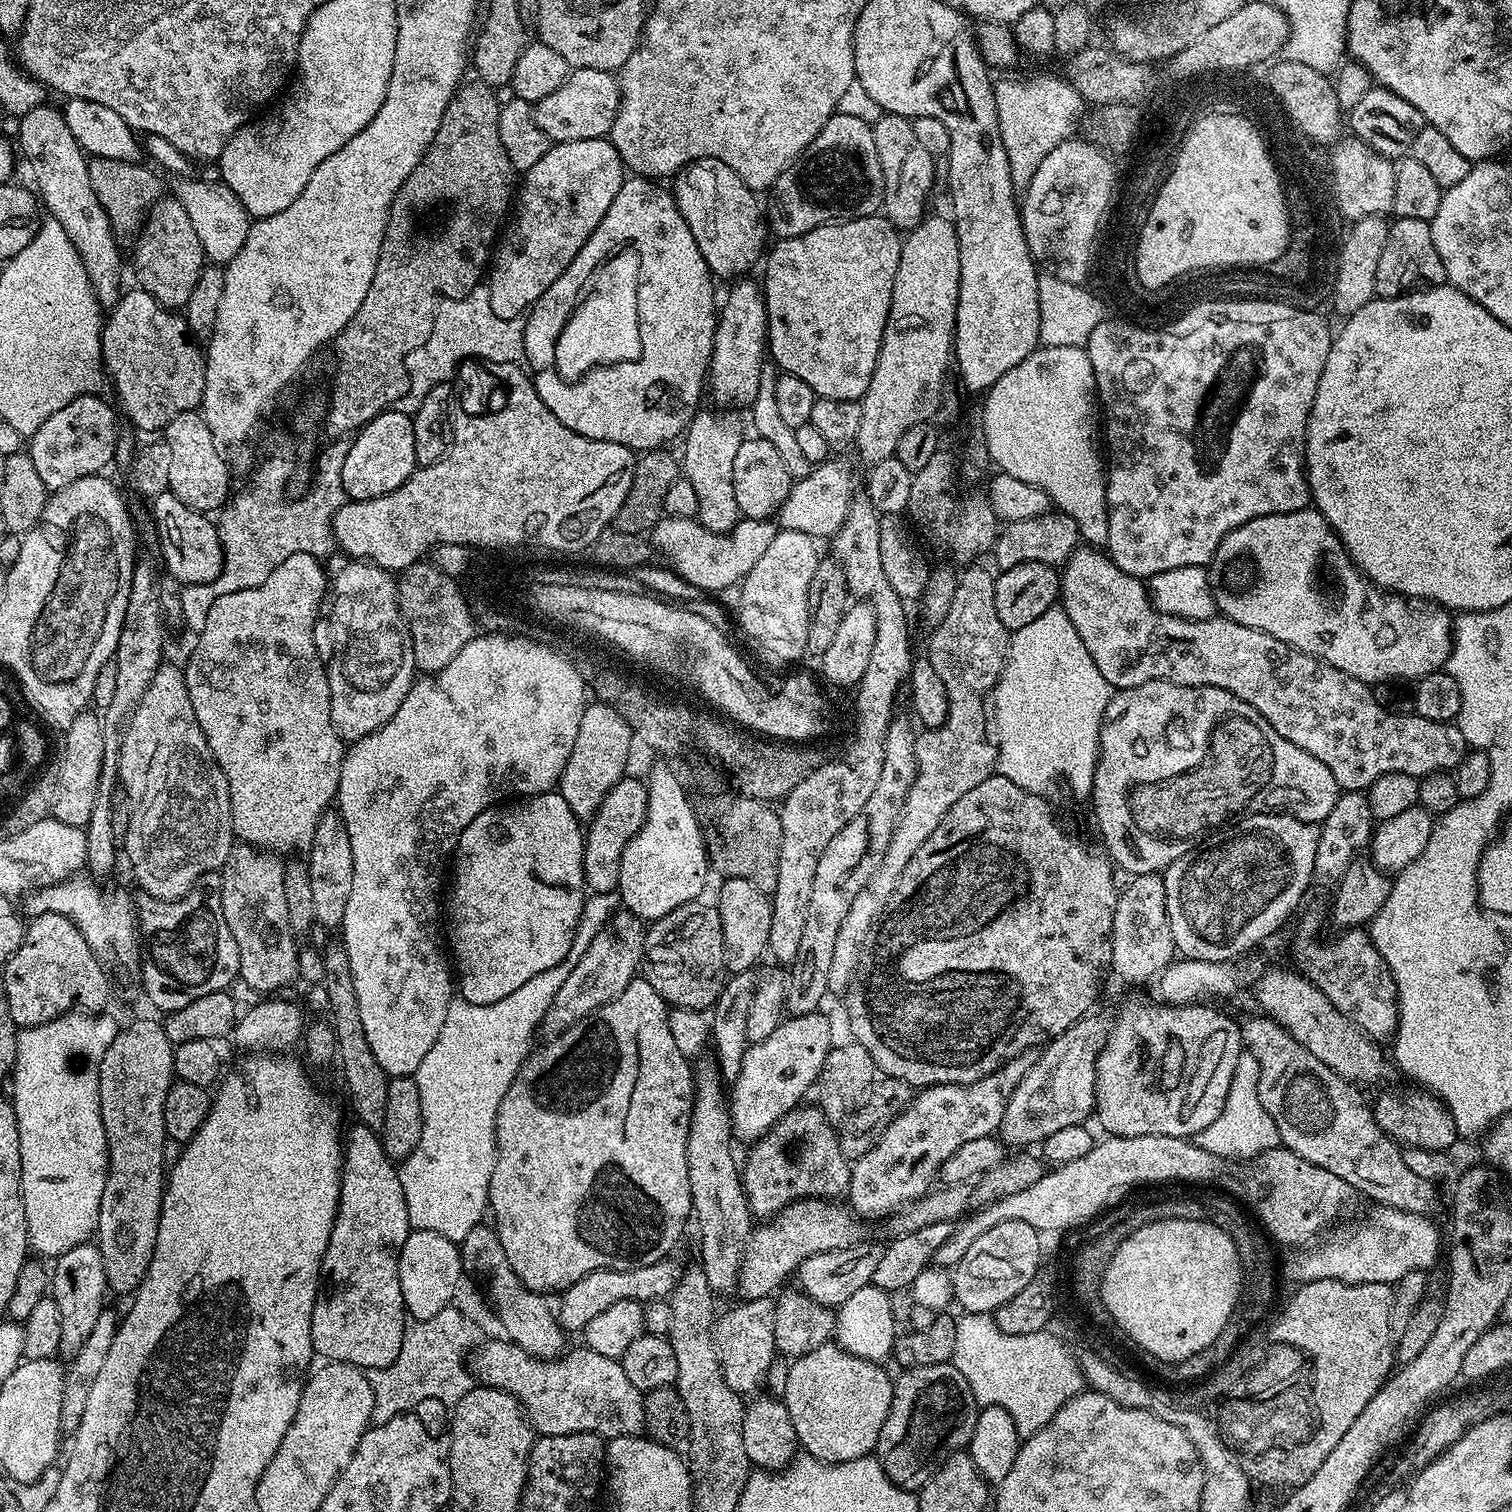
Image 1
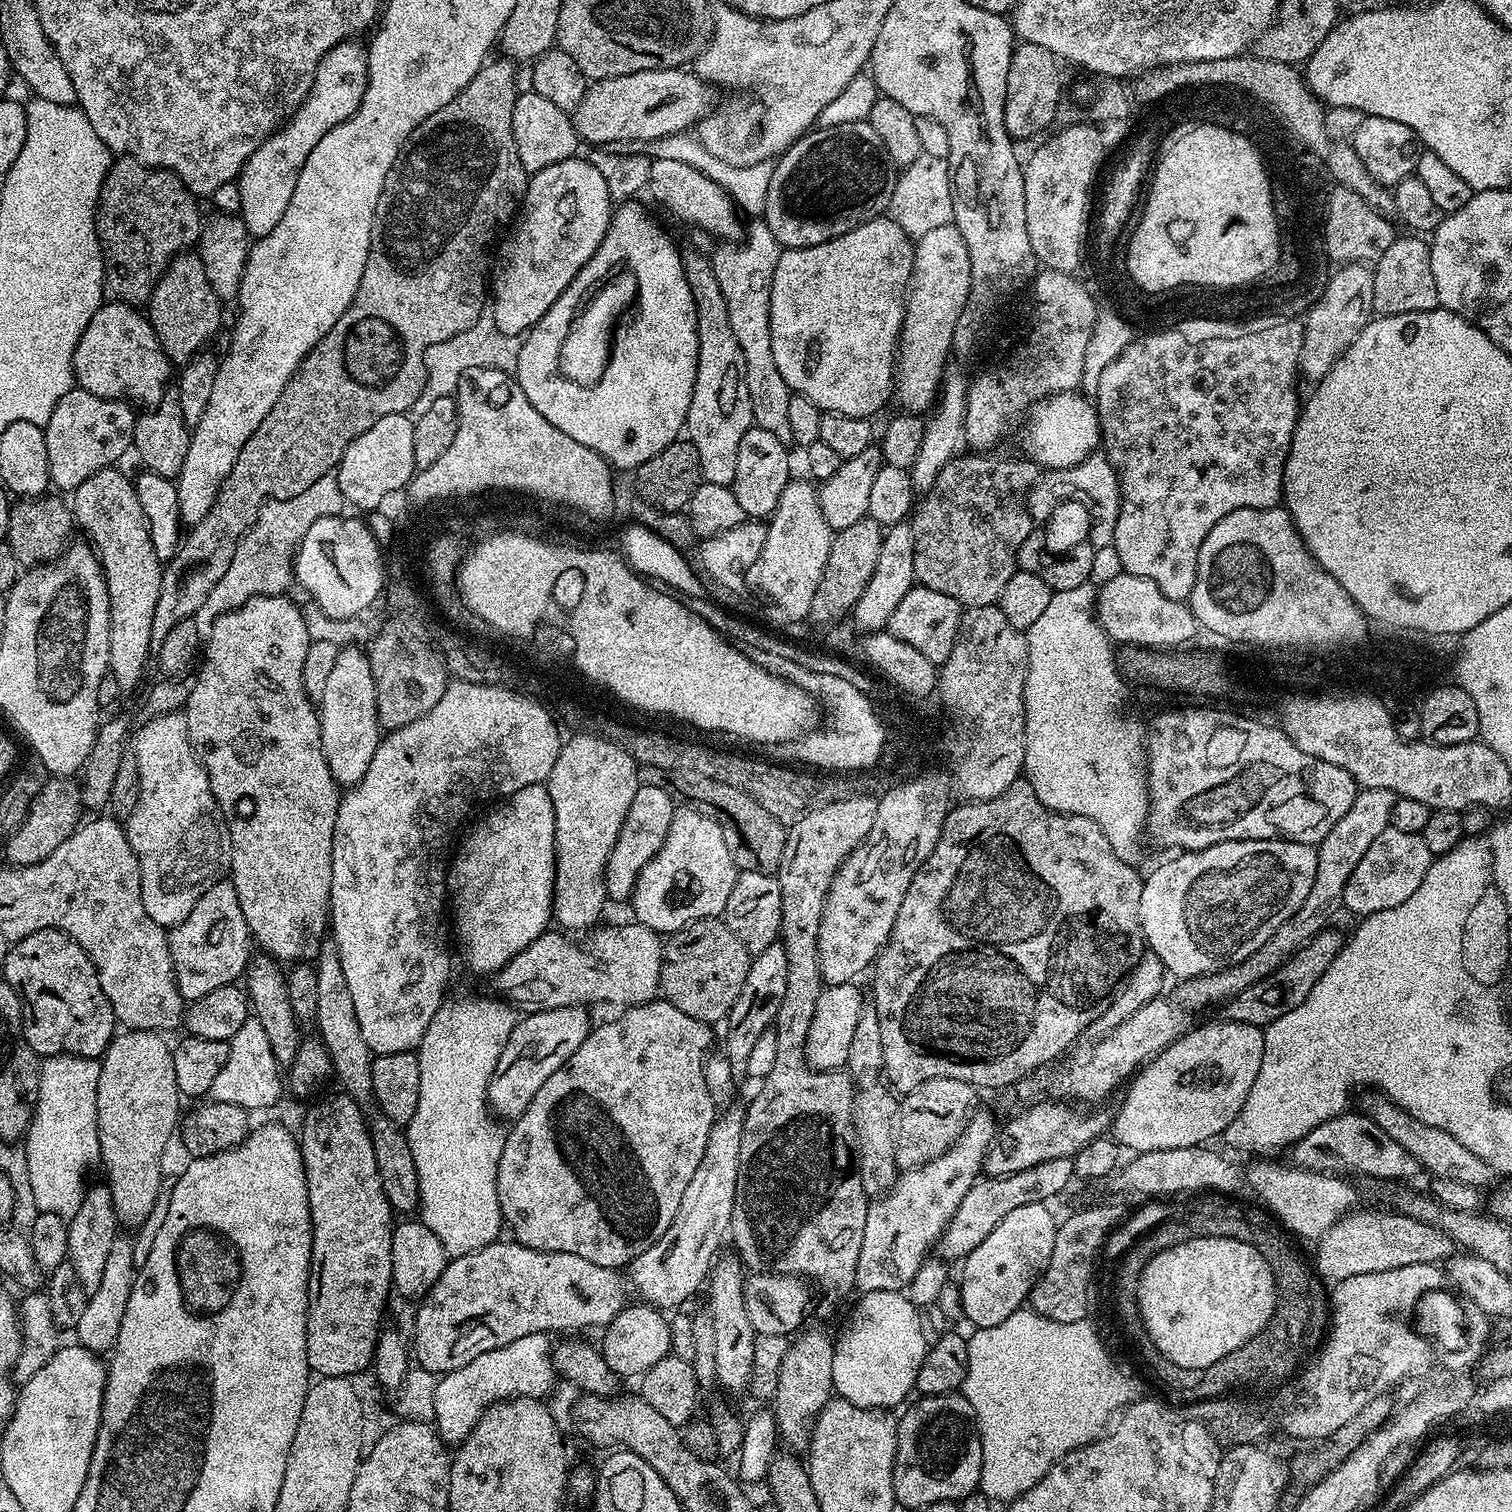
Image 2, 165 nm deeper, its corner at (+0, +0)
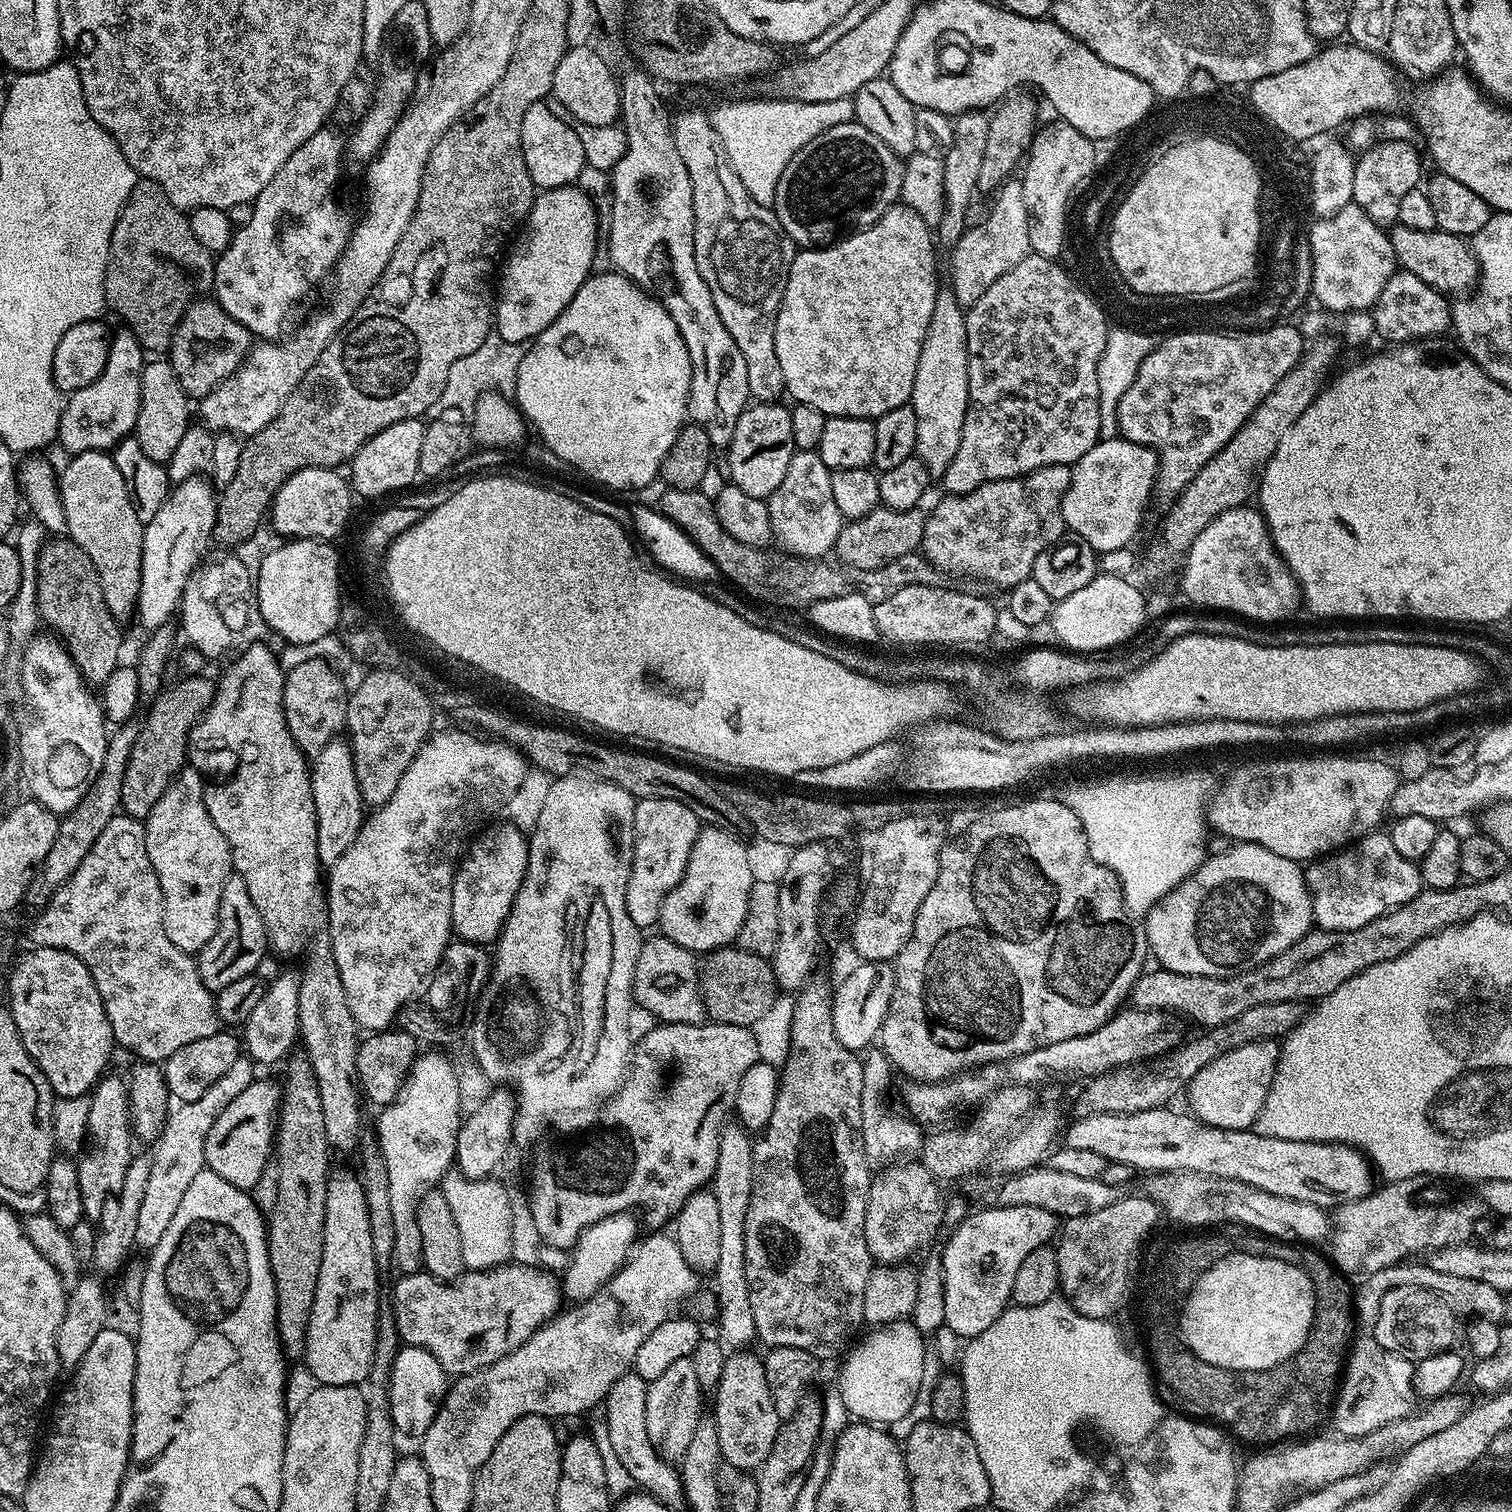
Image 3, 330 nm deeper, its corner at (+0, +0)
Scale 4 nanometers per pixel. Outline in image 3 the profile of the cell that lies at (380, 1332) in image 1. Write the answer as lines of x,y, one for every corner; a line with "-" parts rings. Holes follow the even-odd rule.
333,1171
328,1177
328,1189
326,1190
326,1218
324,1219
324,1241
322,1242
322,1270
318,1270
318,1290
314,1290
314,1306
310,1306
310,1322
306,1326
306,1342
302,1360
308,1363
308,1372
316,1379
317,1385
329,1384
330,1386
360,1386
367,1381
370,1374
370,1366
374,1362
374,1350
376,1349
376,1330
380,1323
382,1309
380,1309
380,1275
381,1269
376,1263
374,1254
374,1242
370,1238
370,1210
366,1206
366,1194
364,1184
359,1175
352,1172

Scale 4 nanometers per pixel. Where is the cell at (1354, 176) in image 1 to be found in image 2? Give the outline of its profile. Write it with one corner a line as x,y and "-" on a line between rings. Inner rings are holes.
1339,186
1333,187
1327,215
1323,221
1323,247
1329,261
1343,266
1379,260
1386,250
1386,246
1390,246
1390,242
1395,240
1398,235
1397,229
1392,229
1392,223
1393,221
1389,217
1379,216
1371,205
1358,194
1354,194
1354,190

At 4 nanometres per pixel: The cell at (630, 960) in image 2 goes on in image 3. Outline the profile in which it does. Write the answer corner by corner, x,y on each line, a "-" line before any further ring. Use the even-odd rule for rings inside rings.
656,934
653,940
645,939
641,943
634,970
632,999
665,1024
703,1024
706,1013
704,1000
700,997
700,970
697,953
678,946
678,942
670,942
670,938
663,934

